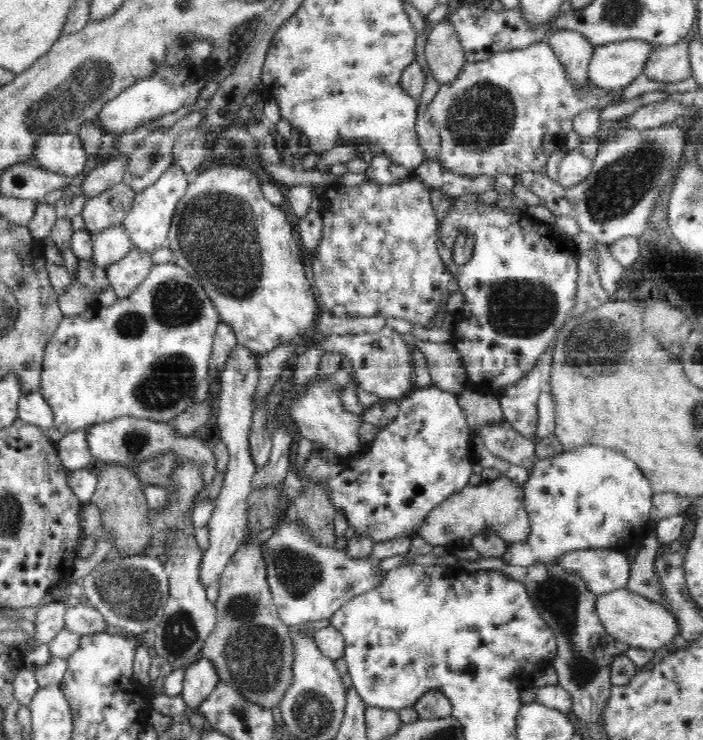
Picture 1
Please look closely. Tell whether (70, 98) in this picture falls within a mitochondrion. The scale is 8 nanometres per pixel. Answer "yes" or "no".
yes

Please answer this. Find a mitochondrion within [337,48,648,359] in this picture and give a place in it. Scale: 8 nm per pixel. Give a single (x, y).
(480, 115)

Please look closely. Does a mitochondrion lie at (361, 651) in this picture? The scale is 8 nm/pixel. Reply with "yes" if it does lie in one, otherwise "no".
no

